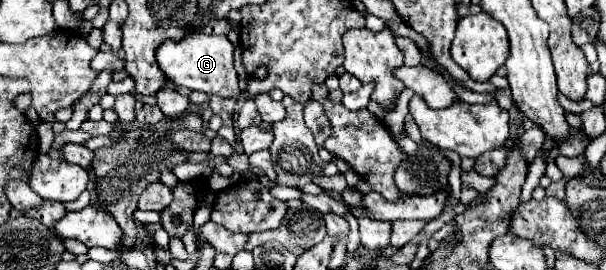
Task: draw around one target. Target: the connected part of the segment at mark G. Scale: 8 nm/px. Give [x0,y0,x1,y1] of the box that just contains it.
[158,36,240,98]

